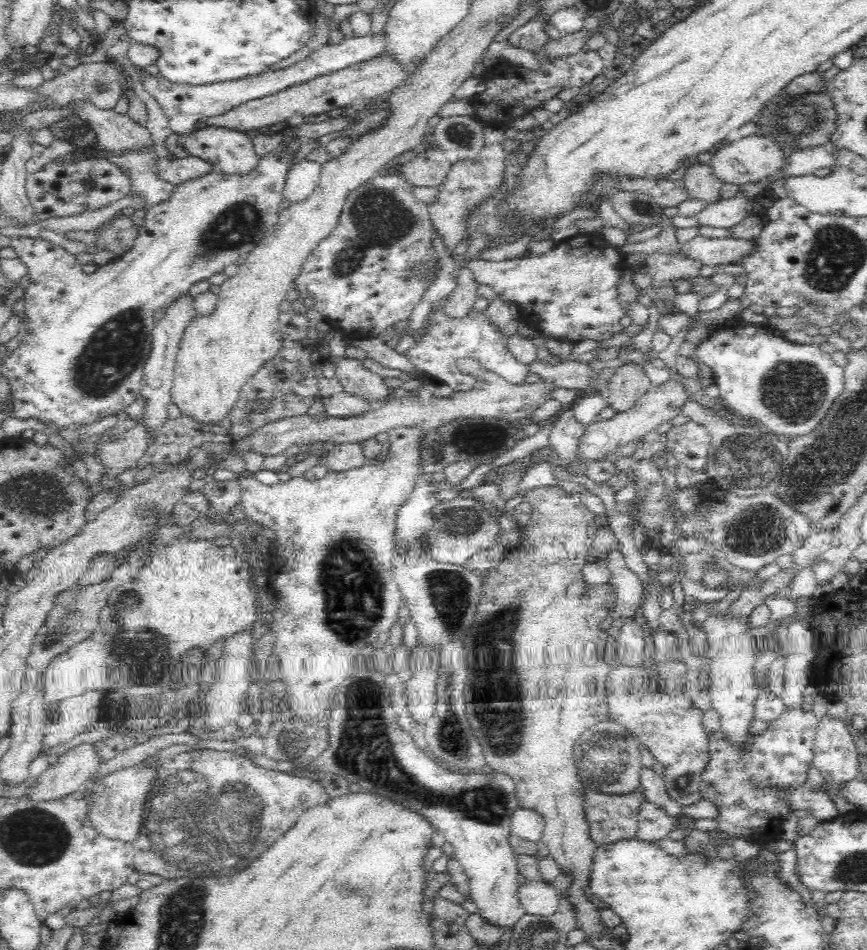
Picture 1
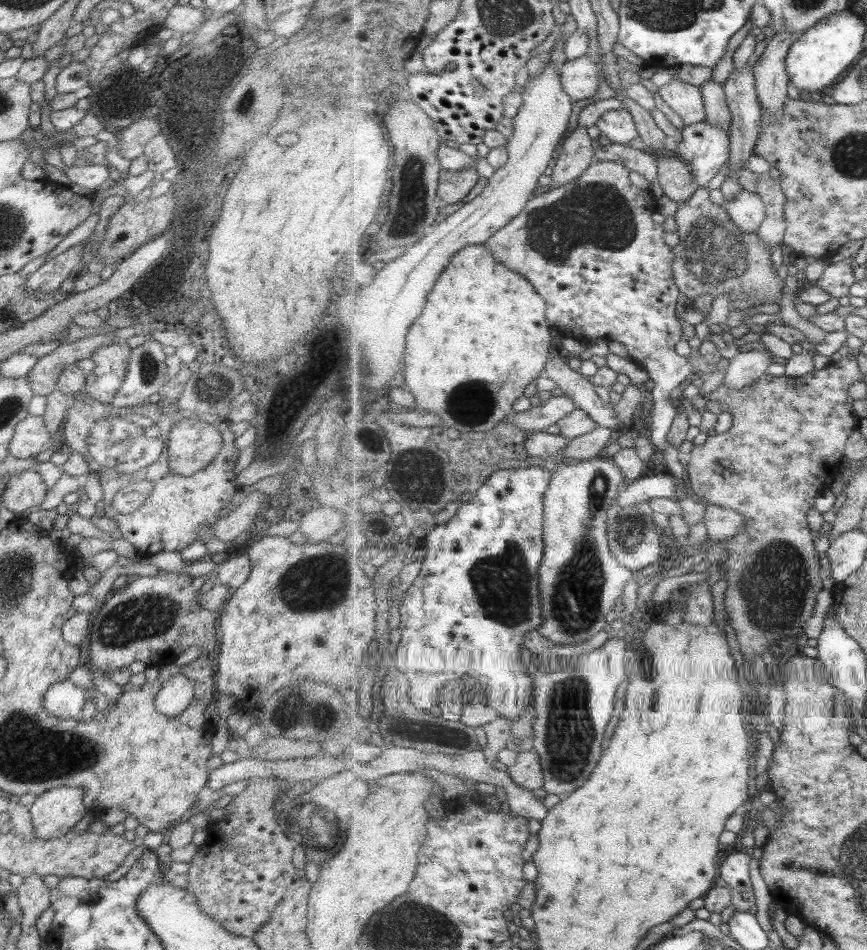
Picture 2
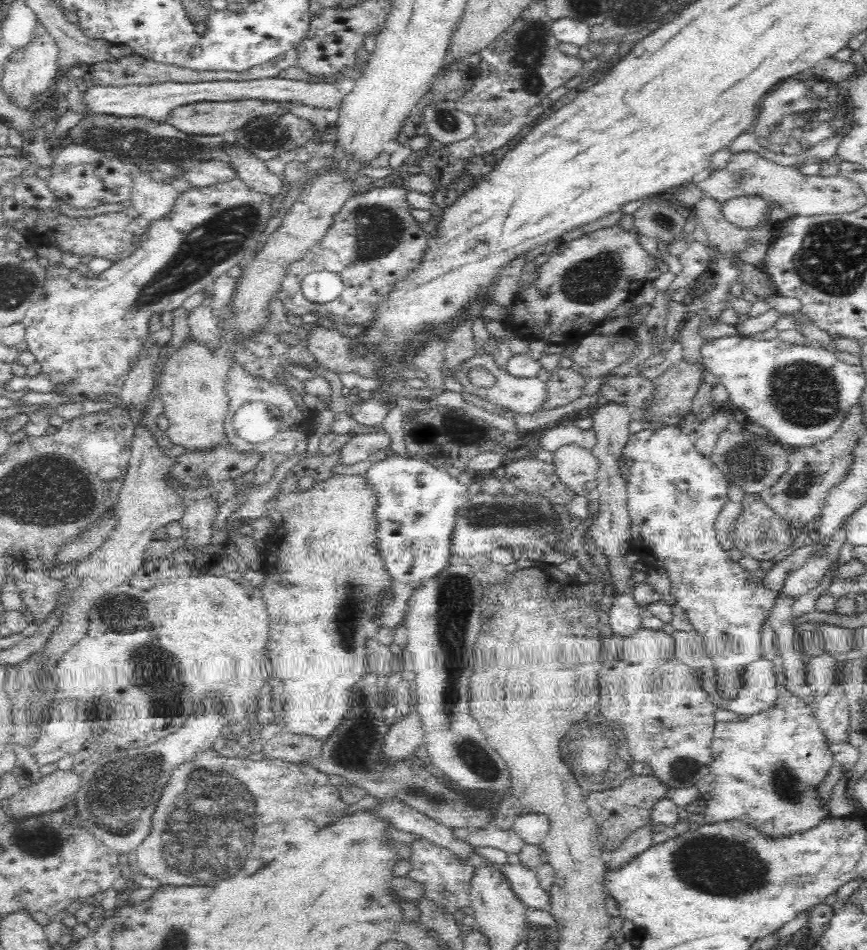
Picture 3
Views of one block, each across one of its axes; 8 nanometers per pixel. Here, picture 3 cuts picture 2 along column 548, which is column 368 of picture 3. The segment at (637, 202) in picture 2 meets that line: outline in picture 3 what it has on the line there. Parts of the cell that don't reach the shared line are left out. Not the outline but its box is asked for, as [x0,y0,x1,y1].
[279,182,428,325]

